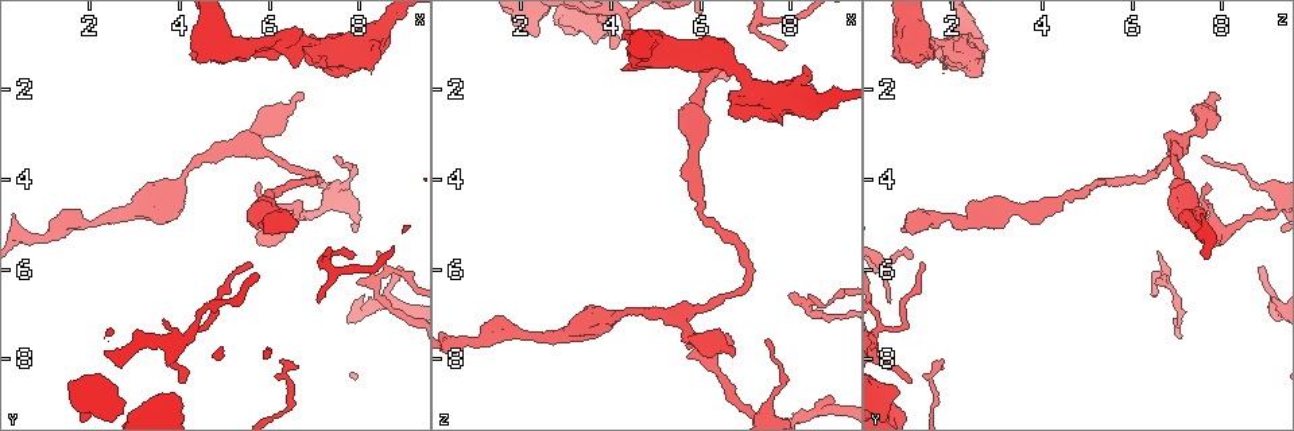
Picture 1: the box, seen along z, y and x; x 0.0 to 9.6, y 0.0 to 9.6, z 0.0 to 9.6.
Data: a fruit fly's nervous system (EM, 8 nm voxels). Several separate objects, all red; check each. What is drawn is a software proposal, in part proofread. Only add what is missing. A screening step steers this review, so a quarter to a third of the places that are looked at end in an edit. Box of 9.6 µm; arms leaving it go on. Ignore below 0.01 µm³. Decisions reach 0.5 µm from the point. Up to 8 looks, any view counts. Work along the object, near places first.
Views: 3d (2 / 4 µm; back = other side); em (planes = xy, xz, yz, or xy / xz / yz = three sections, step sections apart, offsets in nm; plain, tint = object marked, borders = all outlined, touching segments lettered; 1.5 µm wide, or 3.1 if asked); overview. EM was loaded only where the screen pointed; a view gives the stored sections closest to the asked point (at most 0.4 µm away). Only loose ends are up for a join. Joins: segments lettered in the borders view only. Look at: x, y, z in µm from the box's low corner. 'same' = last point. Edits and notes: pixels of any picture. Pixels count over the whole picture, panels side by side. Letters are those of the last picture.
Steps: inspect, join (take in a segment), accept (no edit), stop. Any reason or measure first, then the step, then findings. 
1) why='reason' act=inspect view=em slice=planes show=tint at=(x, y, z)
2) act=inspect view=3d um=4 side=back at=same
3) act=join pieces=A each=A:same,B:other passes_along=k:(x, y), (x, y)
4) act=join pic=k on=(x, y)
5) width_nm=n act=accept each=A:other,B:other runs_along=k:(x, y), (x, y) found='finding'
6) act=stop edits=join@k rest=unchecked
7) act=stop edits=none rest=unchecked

why='tapers out' act=inspect view=3d um=2 at=(6.65, 4.80, 7.40)

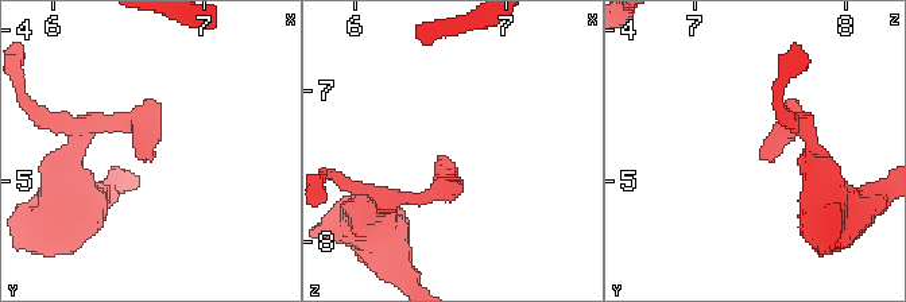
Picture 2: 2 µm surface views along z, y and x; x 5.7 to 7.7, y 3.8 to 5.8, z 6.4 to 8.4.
act=inspect view=em slice=planes show=borders at=(6.64, 4.84, 7.46)

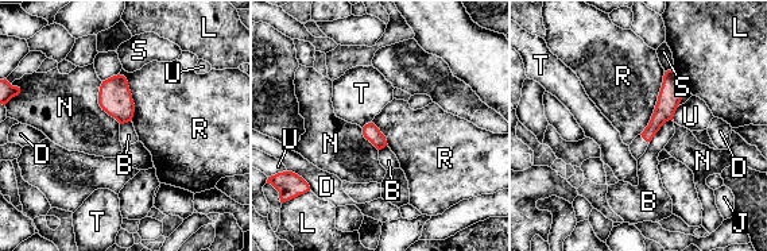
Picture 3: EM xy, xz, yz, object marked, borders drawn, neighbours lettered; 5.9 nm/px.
longest_contact=R:400nm act=accept each=B:other,D:other,J:other,L:other,N:other,R:other,S:other,T:other,U:other border=3:(665, 72), (651, 119), (639, 134) found='no lettered segment goes on from it'

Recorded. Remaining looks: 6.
act=inspect view=em slice=planes show=borders at=(7.45, 1.70, 2.65)

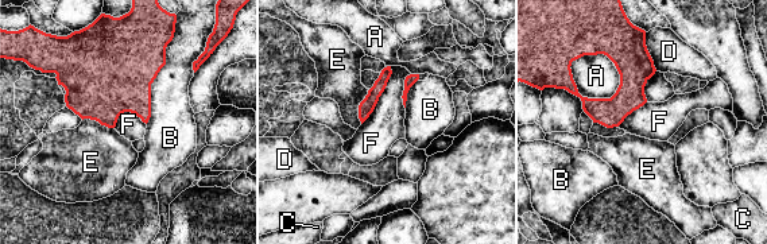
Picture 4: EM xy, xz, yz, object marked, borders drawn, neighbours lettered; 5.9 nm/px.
act=accept each=A:other,B:other,C:other,D:other,E:other,F:other border=4:(391, 66), (384, 90), (361, 124) found='no lettered segment goes on from it'

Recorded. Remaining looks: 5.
why='an open end' act=inspect view=3d um=4 at=(6.70, 2.05, 7.70)

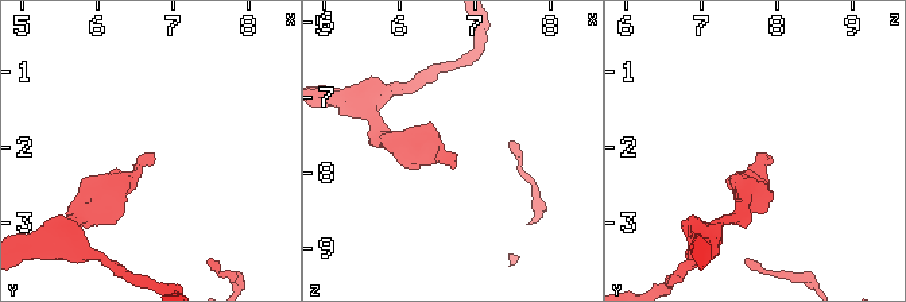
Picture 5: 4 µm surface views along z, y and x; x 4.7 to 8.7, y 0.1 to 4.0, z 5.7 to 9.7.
act=inspect view=em slice=planes show=borders at=(6.75, 2.10, 7.75)

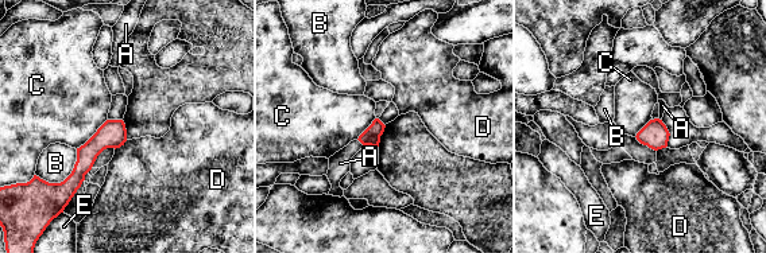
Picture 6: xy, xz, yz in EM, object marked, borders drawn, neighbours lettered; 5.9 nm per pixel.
act=accept each=A:other,B:other,C:other,D:other,E:other runs_along=6:(119, 123), (86, 155), (72, 185) found='none of them fits'

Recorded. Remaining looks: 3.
act=stop edits=none rest=unchecked

